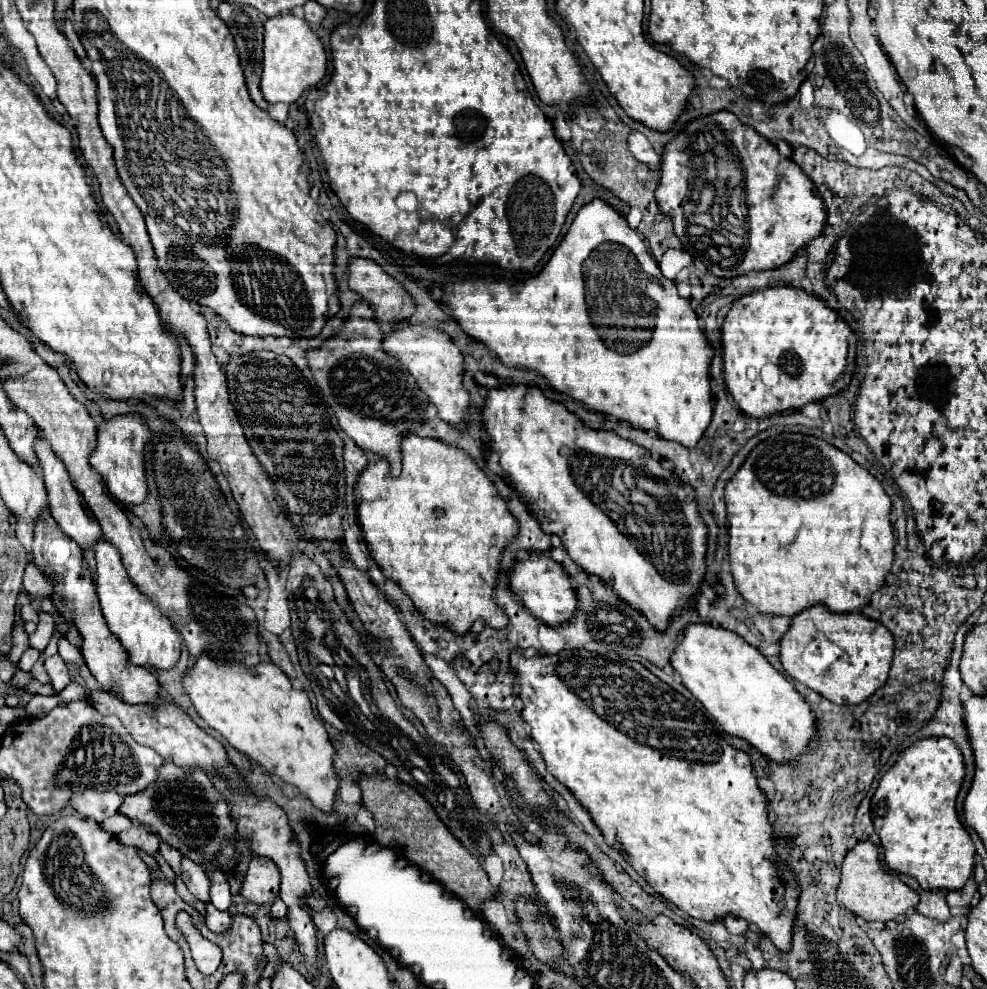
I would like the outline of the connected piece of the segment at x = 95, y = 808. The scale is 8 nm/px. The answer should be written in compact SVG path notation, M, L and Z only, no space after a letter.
M84 790L84 794L76 794L70 802L82 818L92 818L96 822L104 822L106 818L118 814L122 798L116 794L100 794L96 790Z

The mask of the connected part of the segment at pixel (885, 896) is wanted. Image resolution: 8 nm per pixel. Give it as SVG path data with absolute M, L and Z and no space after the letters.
M858 842L854 848L846 852L846 858L842 862L842 878L836 892L836 900L840 906L844 906L846 910L854 912L864 920L888 922L888 920L902 920L906 910L914 908L920 898L904 882L896 880L892 872L880 866L878 850L872 842Z

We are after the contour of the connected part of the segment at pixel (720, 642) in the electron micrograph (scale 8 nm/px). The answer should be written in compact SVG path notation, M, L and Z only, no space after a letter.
M690 622L684 628L682 640L676 644L670 660L674 672L680 674L682 684L694 694L696 700L704 704L704 708L718 720L724 732L750 742L754 748L758 748L764 756L768 756L774 762L796 760L806 750L810 738L814 736L814 714L810 706L794 690L794 686L736 632L730 632L722 626Z

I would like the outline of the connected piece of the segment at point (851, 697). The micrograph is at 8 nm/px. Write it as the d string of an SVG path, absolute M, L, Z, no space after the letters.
M814 604L792 616L788 632L780 638L778 658L784 670L800 684L836 704L856 704L874 694L888 678L894 640L888 628L858 612L838 614Z

